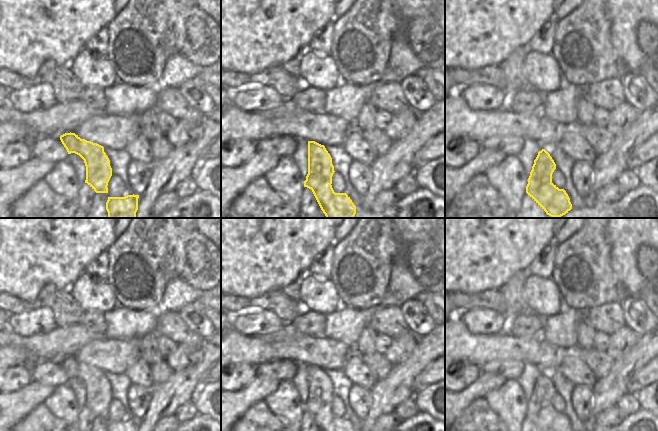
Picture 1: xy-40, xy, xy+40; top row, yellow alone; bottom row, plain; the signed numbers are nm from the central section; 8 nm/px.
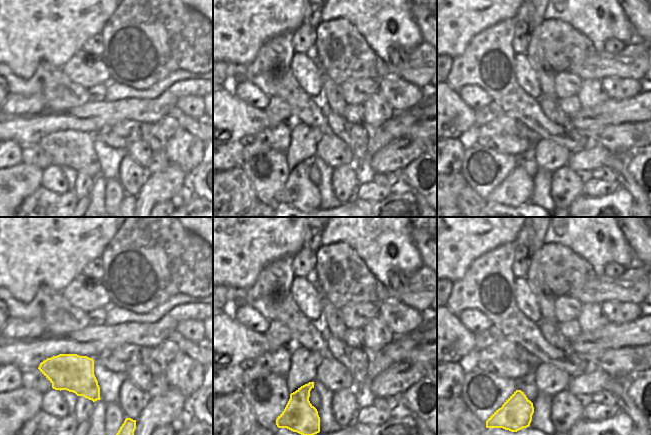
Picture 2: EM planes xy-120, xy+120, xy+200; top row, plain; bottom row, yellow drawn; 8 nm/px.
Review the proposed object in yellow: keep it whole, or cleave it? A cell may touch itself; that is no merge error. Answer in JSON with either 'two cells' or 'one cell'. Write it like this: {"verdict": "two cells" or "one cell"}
{"verdict": "two cells"}

